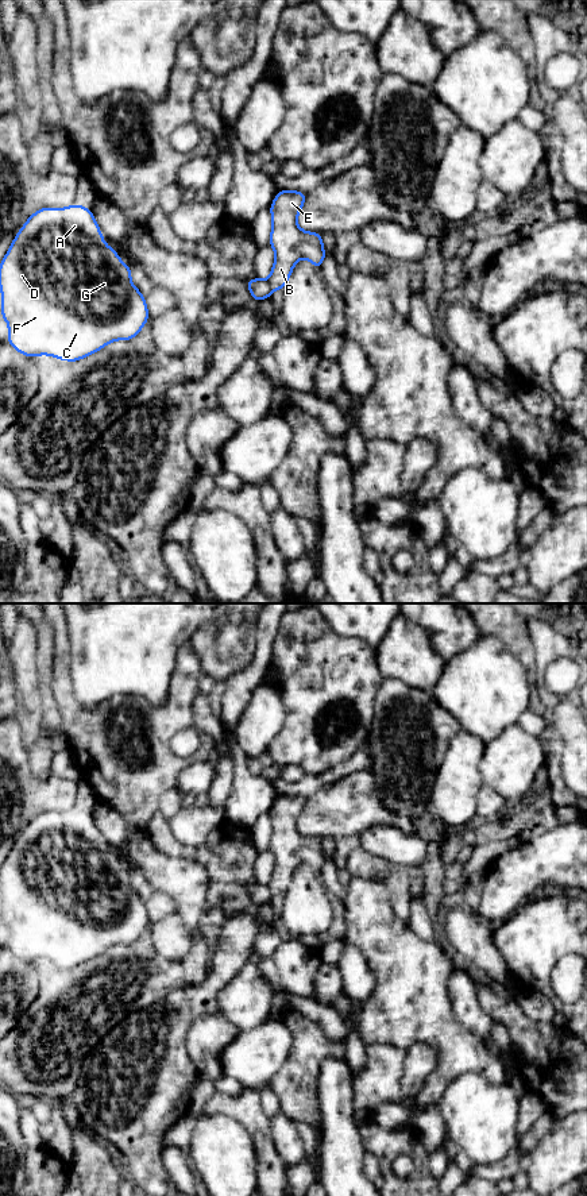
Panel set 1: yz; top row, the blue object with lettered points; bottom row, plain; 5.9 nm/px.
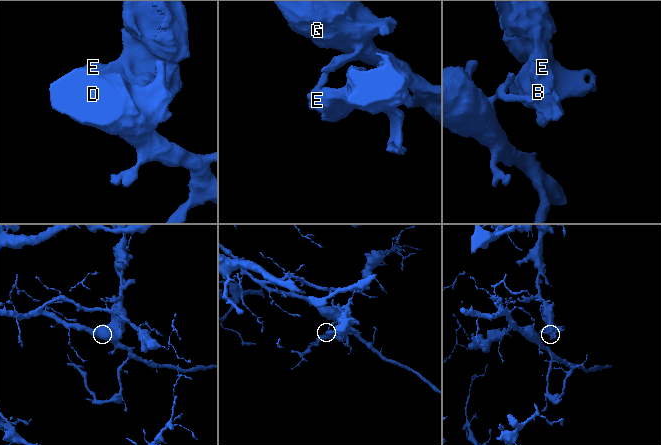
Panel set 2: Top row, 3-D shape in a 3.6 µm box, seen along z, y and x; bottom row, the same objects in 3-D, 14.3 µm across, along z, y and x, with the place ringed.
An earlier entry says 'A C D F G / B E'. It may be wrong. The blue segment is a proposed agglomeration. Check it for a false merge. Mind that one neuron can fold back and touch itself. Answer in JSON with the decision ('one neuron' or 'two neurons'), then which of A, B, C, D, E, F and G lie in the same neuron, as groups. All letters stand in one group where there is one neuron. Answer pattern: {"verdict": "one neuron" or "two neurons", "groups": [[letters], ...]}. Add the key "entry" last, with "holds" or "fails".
{"verdict": "two neurons", "groups": [["A", "C", "D", "F", "G"], ["B", "E"]], "entry": "holds"}

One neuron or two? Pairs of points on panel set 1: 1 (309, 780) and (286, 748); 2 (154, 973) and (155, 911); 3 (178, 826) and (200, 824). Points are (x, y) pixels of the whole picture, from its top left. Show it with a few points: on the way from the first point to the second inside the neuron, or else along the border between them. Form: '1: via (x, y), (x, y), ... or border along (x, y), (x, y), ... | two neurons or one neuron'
1: border along (336, 764), (320, 774), (305, 774) | two neurons
2: via (147, 959), (147, 932), (150, 926) | one neuron
3: via (184, 825), (194, 824) | one neuron

